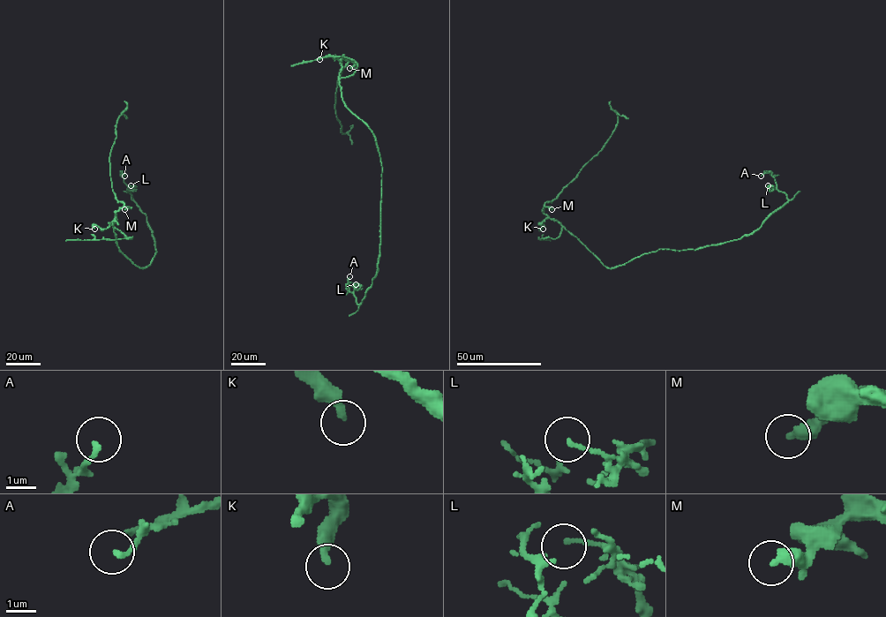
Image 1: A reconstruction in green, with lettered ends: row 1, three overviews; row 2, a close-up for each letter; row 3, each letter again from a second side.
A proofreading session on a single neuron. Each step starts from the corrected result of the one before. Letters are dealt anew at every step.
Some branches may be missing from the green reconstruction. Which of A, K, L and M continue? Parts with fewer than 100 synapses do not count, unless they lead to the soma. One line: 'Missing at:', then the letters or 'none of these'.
Missing at: none of these

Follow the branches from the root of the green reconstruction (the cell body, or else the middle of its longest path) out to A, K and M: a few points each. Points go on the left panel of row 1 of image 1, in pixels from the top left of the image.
A: (145, 267), (156, 252), (154, 237), (146, 215), (131, 199), (120, 172), (124, 176)
K: (145, 267), (135, 265), (119, 249), (114, 232), (116, 218), (107, 228), (93, 225), (94, 229)
M: (145, 267), (135, 265), (117, 245), (114, 221), (116, 213), (124, 209)

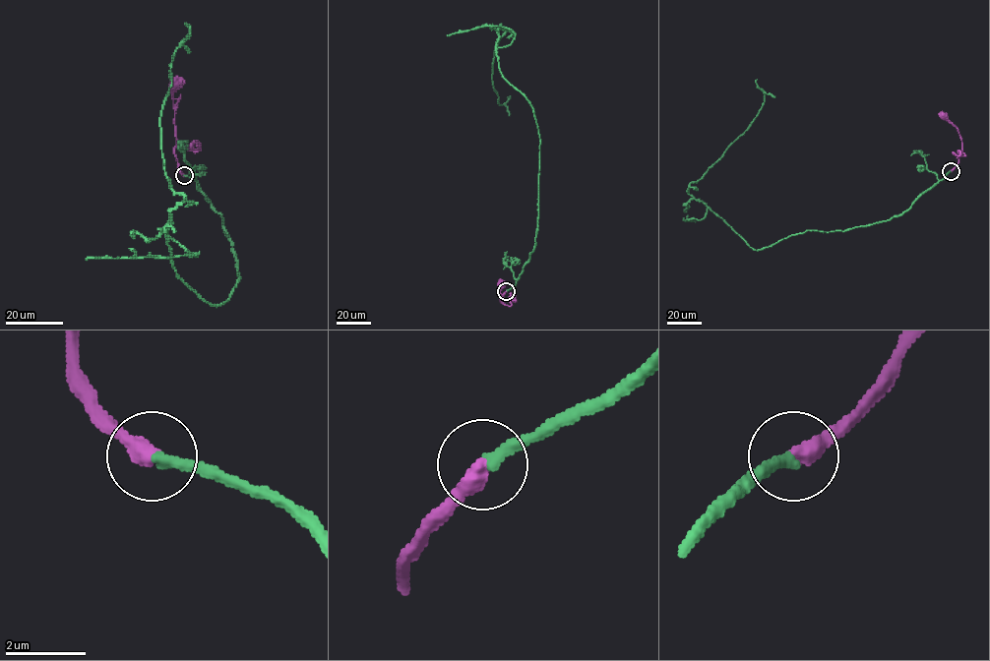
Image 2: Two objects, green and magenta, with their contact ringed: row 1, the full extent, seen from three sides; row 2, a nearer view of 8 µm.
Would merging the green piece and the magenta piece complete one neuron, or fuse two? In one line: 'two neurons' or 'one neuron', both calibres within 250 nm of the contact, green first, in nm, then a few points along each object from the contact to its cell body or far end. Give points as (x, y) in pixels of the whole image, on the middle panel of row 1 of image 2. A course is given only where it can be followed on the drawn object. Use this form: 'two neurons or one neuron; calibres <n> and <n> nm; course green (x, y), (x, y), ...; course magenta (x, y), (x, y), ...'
one neuron; calibres 300 and 460 nm; course green (506, 291), (533, 249), (540, 143), (532, 107), (500, 71), (498, 29), (492, 84), (500, 104), (507, 97); course magenta (506, 291), (501, 302), (502, 283)

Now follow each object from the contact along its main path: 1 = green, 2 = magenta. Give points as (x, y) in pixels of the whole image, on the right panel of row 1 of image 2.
1: (951, 171), (889, 219), (844, 230), (806, 230), (754, 250), (688, 189), (756, 116), (764, 100), (757, 79)
2: (951, 171), (961, 151), (961, 140), (958, 129), (943, 116)

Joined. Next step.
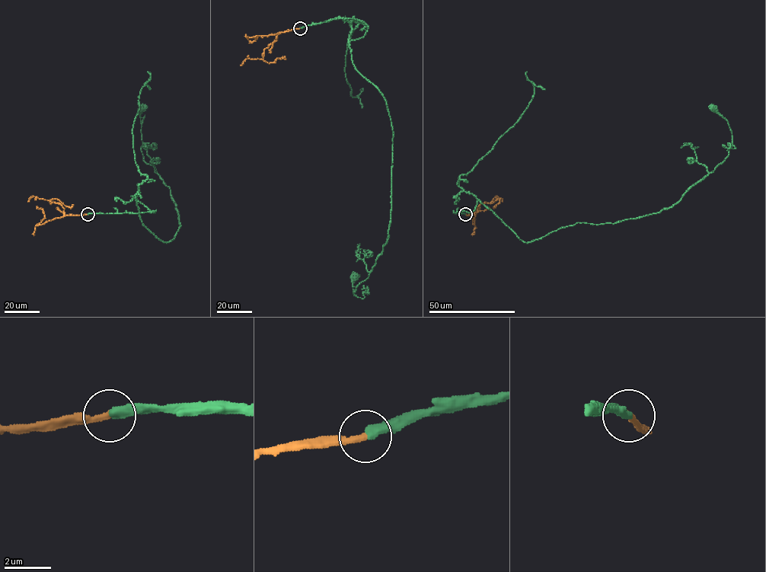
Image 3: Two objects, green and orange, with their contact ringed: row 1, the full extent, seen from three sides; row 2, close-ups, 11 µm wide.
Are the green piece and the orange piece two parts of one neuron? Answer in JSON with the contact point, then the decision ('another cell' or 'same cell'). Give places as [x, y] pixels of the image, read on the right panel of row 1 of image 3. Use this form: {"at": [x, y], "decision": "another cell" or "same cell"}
{"at": [465, 214], "decision": "same cell"}

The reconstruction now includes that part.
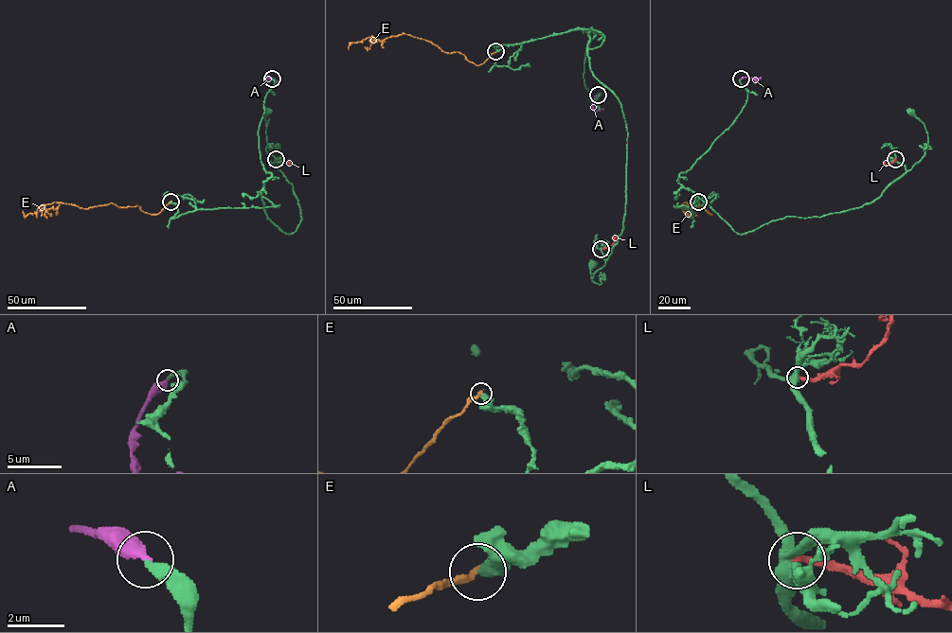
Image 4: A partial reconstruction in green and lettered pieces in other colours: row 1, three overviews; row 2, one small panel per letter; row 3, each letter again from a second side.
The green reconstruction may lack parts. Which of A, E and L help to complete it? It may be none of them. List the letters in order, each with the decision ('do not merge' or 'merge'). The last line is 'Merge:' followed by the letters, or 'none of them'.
A: merge
E: do not merge
L: do not merge
Merge: A

